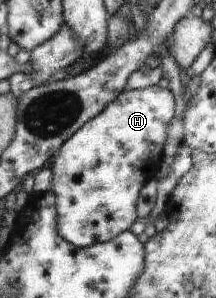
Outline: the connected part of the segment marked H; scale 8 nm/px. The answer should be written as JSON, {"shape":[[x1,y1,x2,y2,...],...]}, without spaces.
{"shape":[[155,86,142,90,125,90,107,105,99,116,89,120,60,149,53,161,51,191,56,195,59,232,69,243,89,247,112,240,129,231,137,218,137,199,143,183,155,175,160,166,167,126,175,113,175,99,170,91]]}

